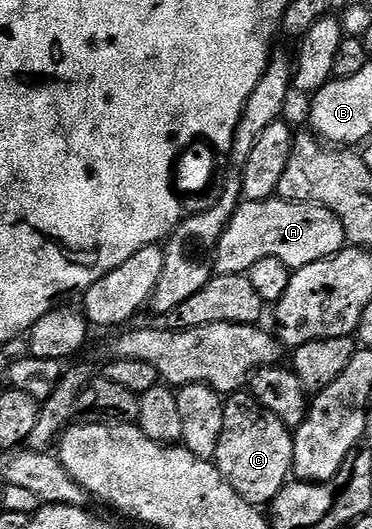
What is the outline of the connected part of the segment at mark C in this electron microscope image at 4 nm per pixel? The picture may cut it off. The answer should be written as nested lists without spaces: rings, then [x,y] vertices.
[[[240,390],[226,397],[221,438],[217,442],[213,463],[245,502],[267,506],[277,498],[293,472],[294,445],[292,429],[287,428],[277,414],[265,410],[250,391]]]

